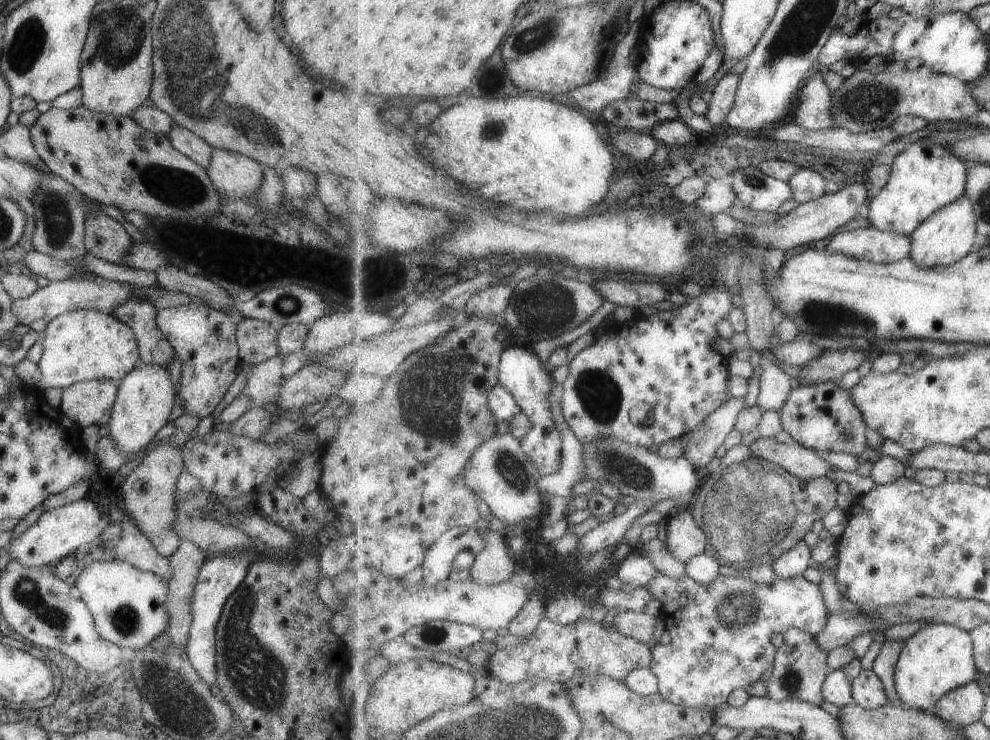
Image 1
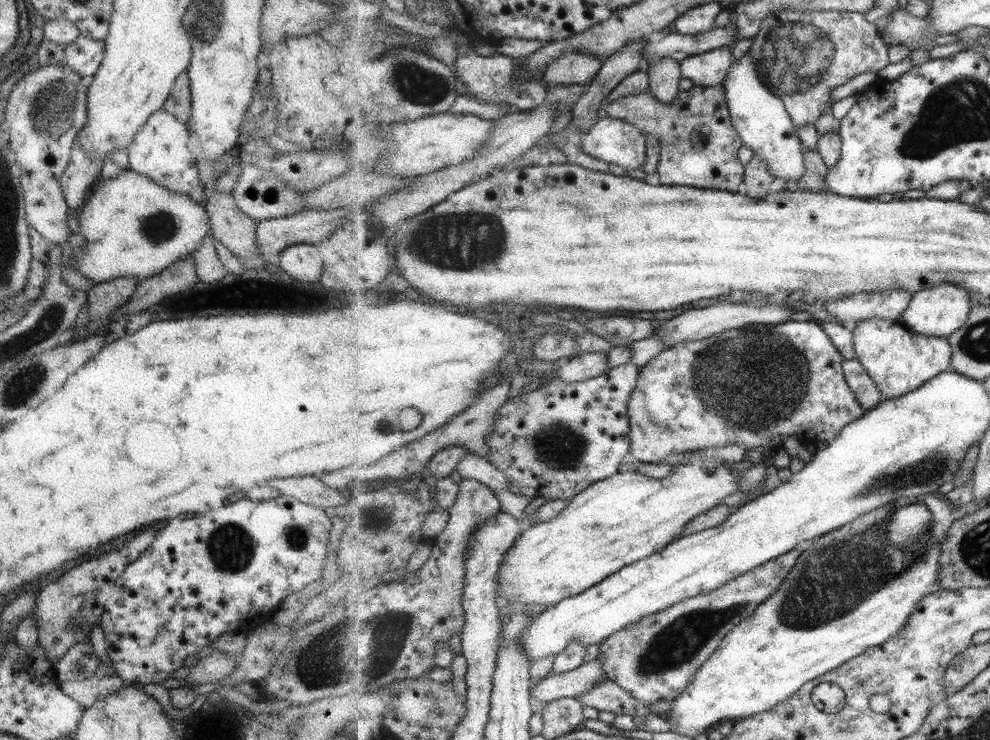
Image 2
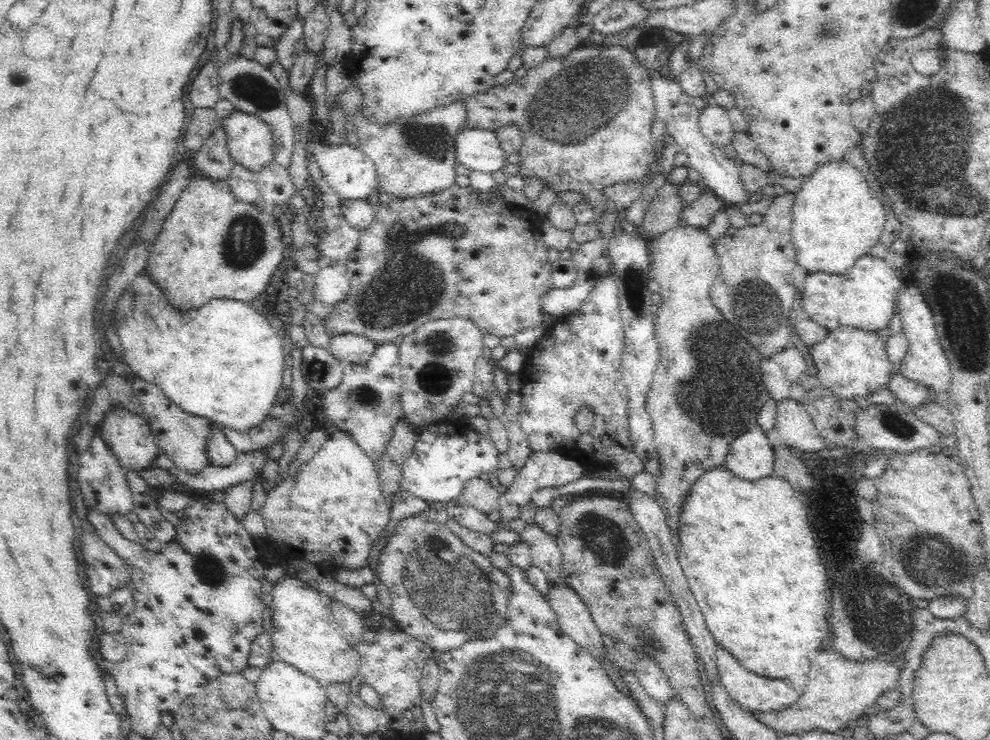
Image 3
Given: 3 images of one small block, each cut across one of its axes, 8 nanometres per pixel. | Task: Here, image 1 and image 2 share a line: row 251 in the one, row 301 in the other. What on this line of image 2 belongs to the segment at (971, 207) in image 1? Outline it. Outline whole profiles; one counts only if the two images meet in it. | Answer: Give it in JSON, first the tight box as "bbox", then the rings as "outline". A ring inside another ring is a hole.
{"bbox":[901,282,973,338],"outline":[[[950,282],[943,283],[915,293],[908,310],[902,315],[901,322],[916,334],[948,338],[964,326],[973,307],[969,291],[965,287],[951,285]]]}

